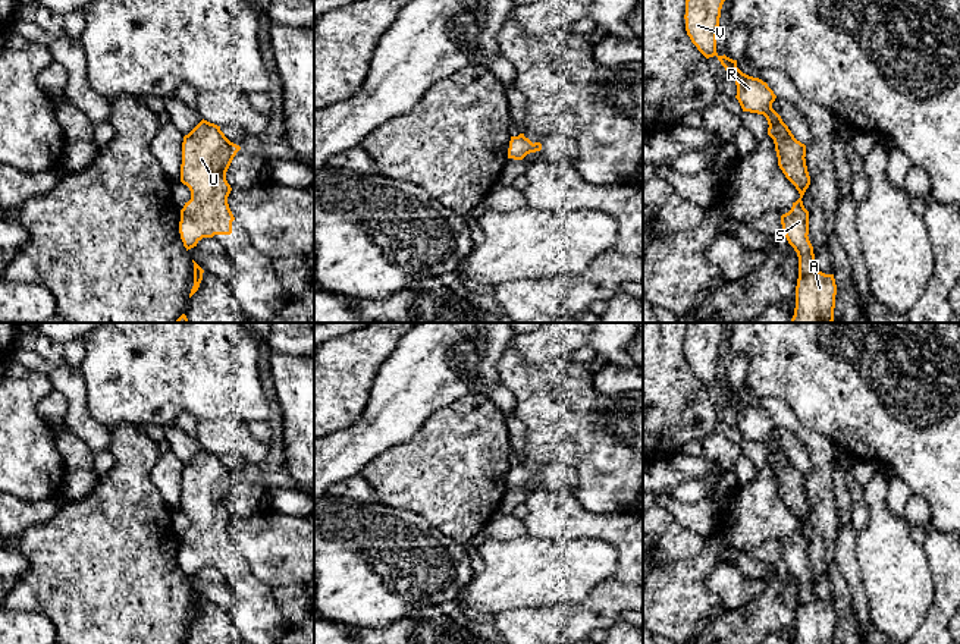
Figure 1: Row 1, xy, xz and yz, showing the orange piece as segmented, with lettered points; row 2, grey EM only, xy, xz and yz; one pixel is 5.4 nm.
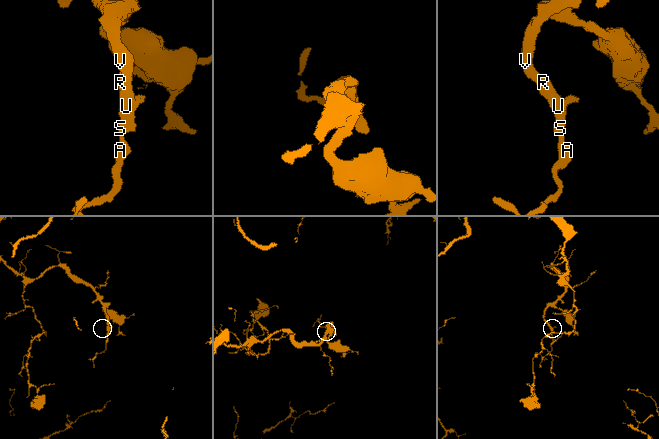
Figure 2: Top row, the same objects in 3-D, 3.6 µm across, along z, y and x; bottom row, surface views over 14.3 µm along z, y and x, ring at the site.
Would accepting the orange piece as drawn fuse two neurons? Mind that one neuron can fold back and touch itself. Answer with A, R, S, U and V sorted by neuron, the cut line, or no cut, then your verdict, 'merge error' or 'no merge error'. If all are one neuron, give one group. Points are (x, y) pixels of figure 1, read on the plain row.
A R S U V; no cut; no merge error

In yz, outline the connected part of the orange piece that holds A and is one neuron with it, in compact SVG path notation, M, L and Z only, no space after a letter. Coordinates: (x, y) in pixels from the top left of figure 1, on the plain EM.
M688 323L686 329L686 359L691 371L706 386L716 384L737 414L743 440L763 443L768 464L774 468L778 494L796 515L800 527L788 541L781 544L782 560L799 585L794 644L834 644L837 613L834 603L825 603L815 593L813 575L809 569L809 540L803 524L810 513L806 494L806 474L794 466L781 444L772 437L777 424L759 406L749 405L737 396L737 389L716 381L716 364L721 337L727 323Z

